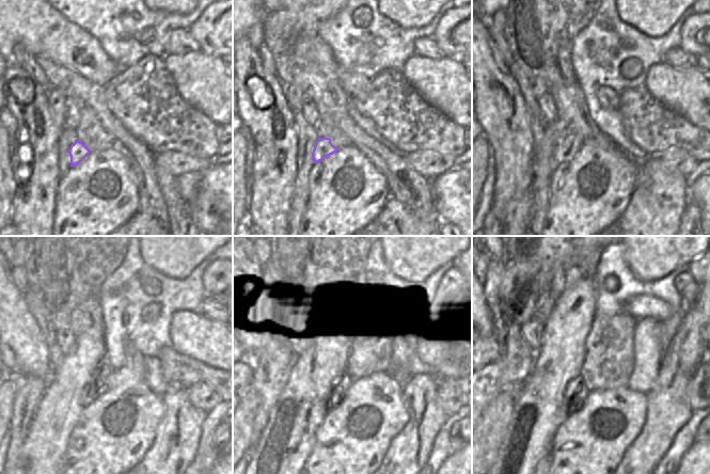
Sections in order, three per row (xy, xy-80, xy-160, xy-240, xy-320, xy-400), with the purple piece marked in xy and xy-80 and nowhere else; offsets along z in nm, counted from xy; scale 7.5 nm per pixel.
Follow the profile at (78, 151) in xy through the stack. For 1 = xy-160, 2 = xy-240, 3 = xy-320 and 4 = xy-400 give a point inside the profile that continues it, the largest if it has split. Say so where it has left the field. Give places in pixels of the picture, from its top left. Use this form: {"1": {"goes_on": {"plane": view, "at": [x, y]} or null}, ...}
{"1": {"goes_on": {"plane": "xy-160", "at": [567, 146]}}, "2": {"goes_on": {"plane": "xy-240", "at": [96, 385]}}, "3": {"goes_on": {"plane": "xy-320", "at": [341, 384]}}, "4": {"goes_on": {"plane": "xy-400", "at": [576, 392]}}}

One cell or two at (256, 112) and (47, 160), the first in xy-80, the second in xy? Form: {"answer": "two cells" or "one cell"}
{"answer": "one cell"}

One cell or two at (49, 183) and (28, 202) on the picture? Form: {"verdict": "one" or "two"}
{"verdict": "one"}

